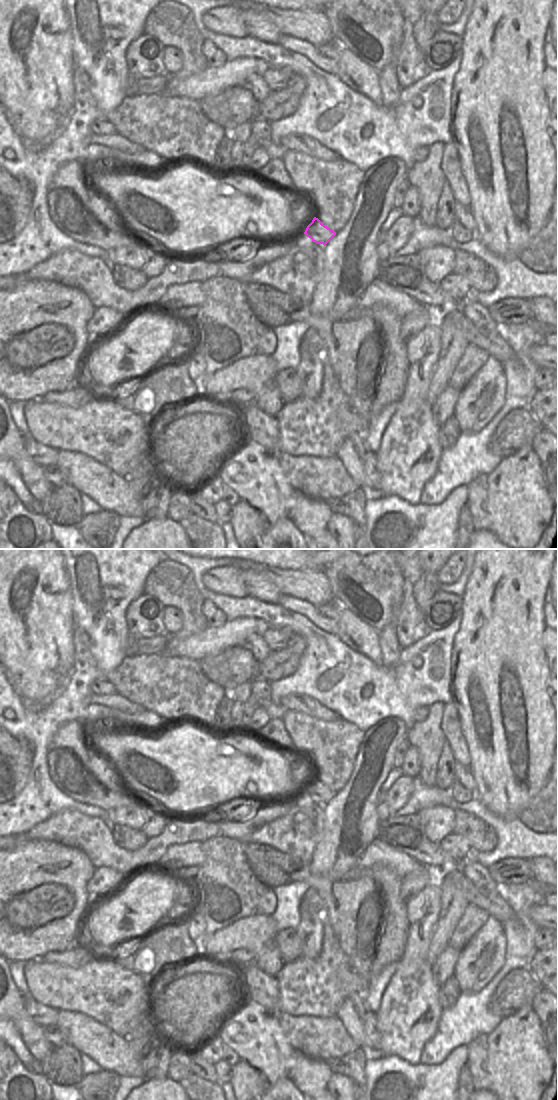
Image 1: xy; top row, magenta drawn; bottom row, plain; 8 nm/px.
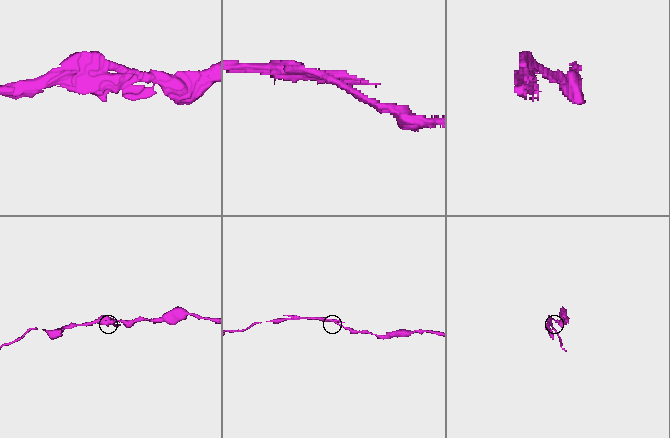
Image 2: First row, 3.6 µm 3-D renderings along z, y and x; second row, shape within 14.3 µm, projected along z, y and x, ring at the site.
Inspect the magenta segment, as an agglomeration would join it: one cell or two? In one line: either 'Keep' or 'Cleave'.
Keep.

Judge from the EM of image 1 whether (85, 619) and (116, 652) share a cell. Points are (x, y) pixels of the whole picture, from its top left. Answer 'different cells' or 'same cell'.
same cell

